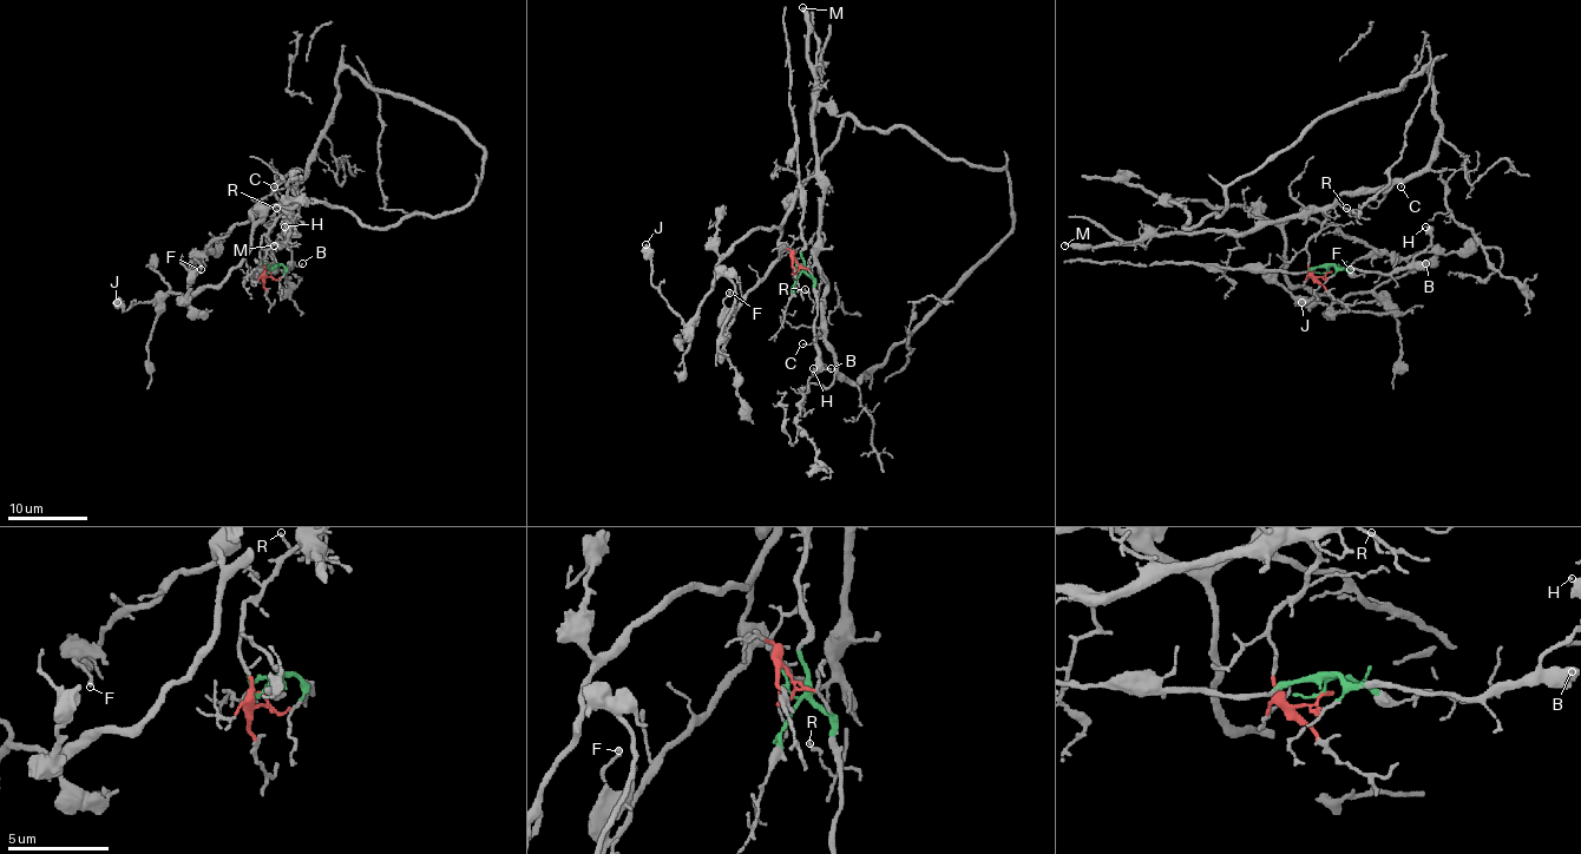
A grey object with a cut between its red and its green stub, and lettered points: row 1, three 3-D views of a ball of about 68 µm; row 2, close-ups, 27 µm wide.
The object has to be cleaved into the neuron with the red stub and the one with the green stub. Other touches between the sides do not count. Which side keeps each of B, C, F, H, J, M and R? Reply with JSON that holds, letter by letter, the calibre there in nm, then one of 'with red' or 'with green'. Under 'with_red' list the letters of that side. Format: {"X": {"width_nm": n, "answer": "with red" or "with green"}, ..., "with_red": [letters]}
{"B": {"width_nm": 80, "answer": "with green"}, "C": {"width_nm": 110, "answer": "with red"}, "F": {"width_nm": 170, "answer": "with red"}, "H": {"width_nm": 500, "answer": "with green"}, "J": {"width_nm": 600, "answer": "with red"}, "M": {"width_nm": 380, "answer": "with red"}, "R": {"width_nm": 140, "answer": "with red"}, "with_red": ["C", "F", "J", "M", "R"]}

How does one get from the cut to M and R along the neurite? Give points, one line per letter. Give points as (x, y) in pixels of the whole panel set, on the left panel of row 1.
M: (269, 271), (269, 276), (266, 274), (260, 242), (286, 211), (294, 231), (286, 231), (286, 240), (274, 245)
R: (269, 271), (269, 276), (266, 274), (260, 242), (292, 205), (288, 216), (281, 216), (275, 208)

